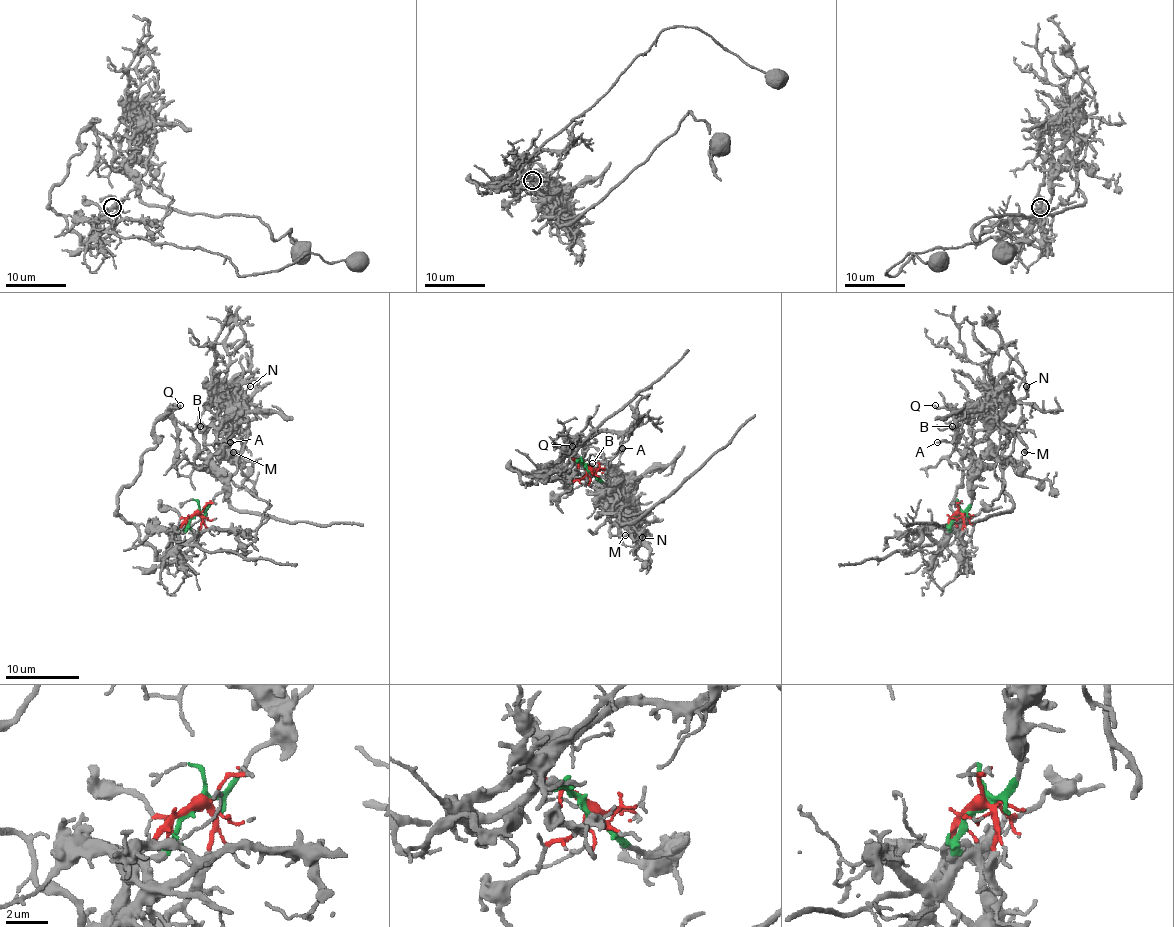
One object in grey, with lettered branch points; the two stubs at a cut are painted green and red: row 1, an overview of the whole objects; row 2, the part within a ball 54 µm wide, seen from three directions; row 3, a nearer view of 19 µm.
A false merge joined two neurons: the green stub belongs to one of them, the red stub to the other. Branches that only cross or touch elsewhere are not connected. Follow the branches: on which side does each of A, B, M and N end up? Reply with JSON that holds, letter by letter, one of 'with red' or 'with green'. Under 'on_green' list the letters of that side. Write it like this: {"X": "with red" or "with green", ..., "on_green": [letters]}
{"A": "with green", "B": "with green", "M": "with green", "N": "with green", "on_green": ["A", "B", "M", "N"]}

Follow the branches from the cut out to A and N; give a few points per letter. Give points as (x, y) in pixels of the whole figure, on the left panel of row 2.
A: (195, 514), (221, 490), (221, 469), (210, 458), (221, 449), (236, 416), (217, 436), (219, 442), (230, 442)
N: (195, 514), (210, 503), (223, 484), (221, 469), (210, 458), (221, 449), (230, 416), (251, 386)

